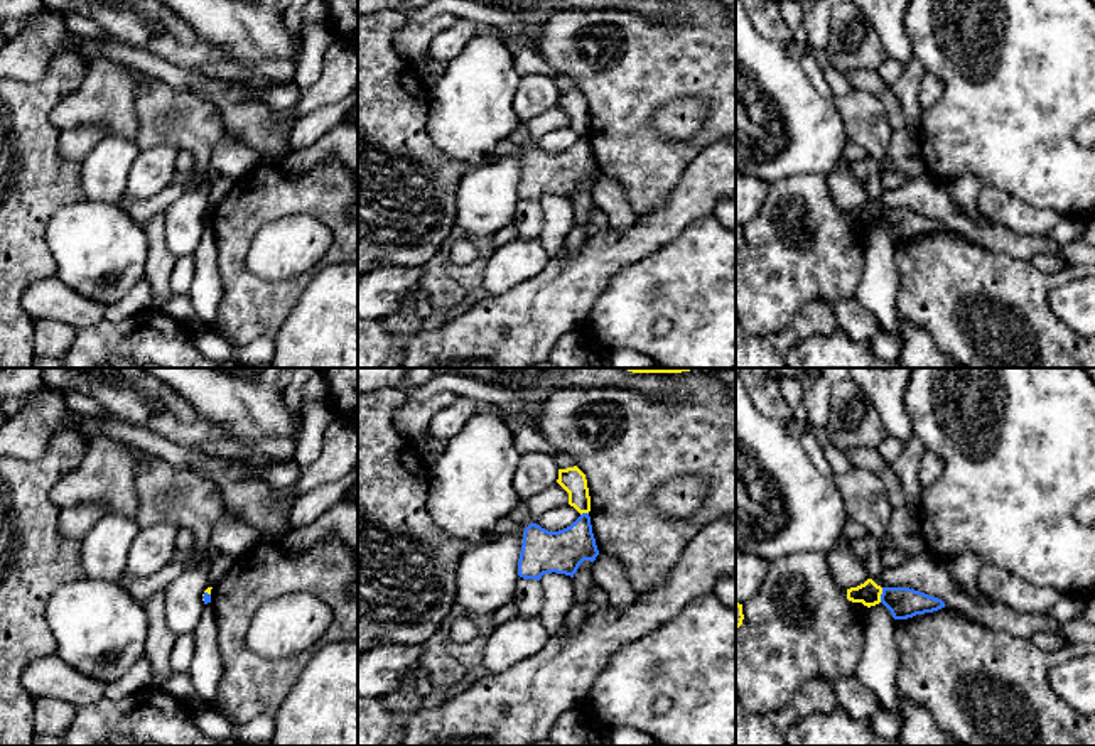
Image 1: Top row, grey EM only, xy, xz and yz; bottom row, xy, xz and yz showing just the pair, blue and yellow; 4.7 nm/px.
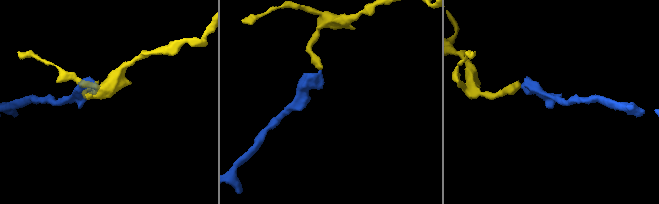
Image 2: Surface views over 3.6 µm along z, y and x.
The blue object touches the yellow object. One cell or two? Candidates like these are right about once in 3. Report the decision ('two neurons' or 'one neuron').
two neurons

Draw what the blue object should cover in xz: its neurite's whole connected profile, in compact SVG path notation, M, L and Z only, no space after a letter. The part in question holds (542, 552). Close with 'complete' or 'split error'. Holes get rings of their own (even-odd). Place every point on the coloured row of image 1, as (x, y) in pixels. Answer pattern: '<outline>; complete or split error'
M589 513L558 532L530 523L523 532L518 576L540 581L543 574L557 572L574 577L584 560L594 562L597 555Z; complete

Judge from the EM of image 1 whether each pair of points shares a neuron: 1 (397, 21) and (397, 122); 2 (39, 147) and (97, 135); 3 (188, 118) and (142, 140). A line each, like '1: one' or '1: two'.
1: one
2: two
3: one

